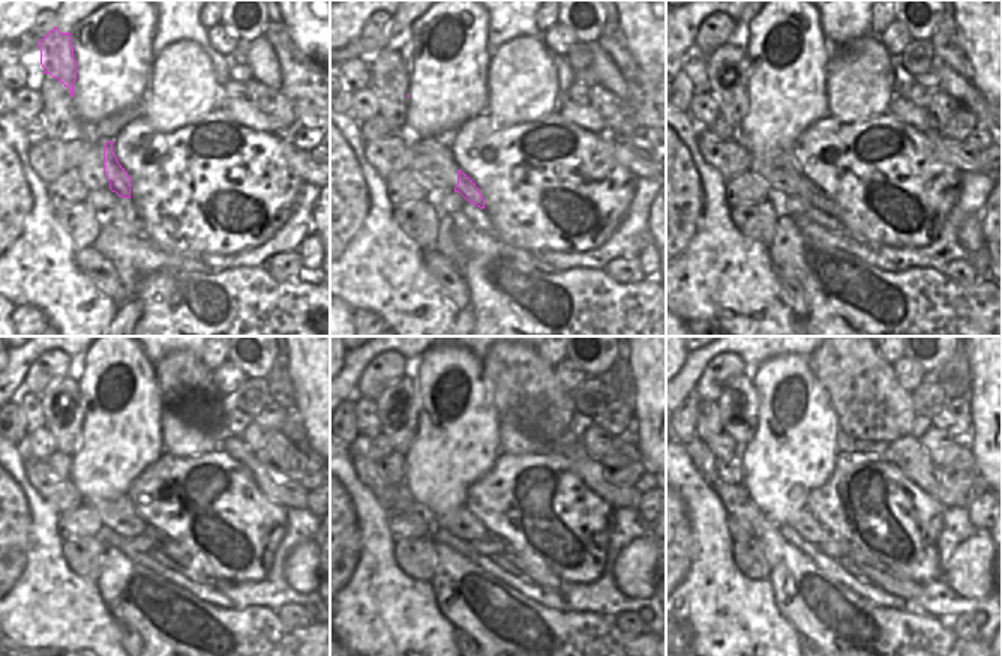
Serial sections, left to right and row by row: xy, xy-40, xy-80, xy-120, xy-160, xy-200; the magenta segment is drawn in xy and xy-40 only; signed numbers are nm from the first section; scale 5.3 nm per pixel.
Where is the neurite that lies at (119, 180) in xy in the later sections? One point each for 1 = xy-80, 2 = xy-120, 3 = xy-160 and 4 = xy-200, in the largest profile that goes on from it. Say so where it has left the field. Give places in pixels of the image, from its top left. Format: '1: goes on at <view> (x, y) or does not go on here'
1: goes on at xy-80 (813, 195)
2: goes on at xy-120 (161, 544)
3: goes on at xy-160 (539, 574)
4: goes on at xy-200 (888, 580)

